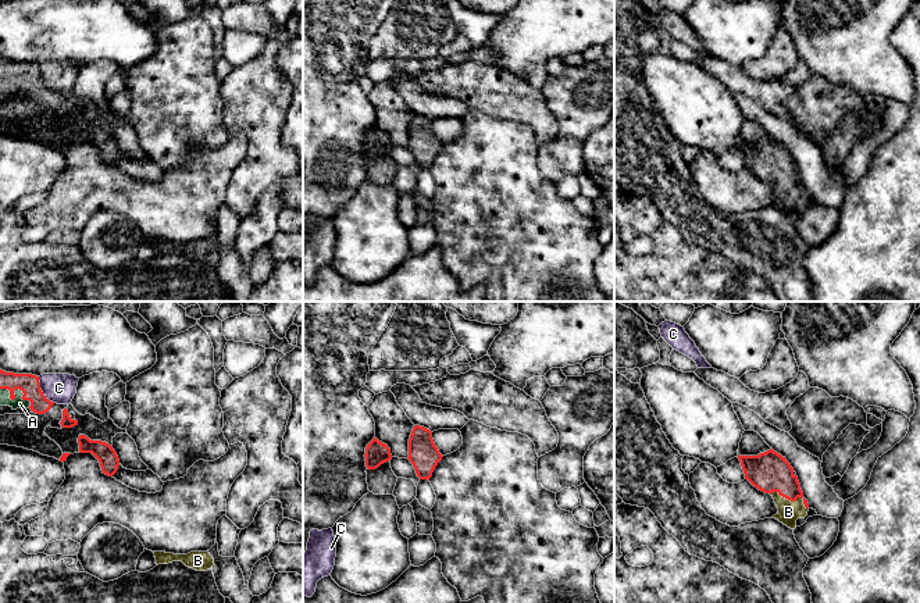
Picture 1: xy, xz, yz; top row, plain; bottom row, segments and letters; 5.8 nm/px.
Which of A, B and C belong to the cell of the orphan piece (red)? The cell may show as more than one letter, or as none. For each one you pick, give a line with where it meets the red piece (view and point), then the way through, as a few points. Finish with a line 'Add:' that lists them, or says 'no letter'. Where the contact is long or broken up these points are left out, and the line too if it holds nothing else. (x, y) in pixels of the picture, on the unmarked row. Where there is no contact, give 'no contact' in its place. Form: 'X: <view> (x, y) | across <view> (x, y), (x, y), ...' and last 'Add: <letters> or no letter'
A: xy (13, 81)
B: yz (791, 189) | across yz (769, 160), (784, 175), (791, 189), (788, 200)
Add: A, B

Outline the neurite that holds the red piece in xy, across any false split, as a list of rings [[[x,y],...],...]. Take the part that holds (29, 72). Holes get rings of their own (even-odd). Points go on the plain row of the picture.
[[[0,58],[0,94],[32,99],[28,104],[0,104],[0,133],[33,139],[63,151],[71,143],[64,142],[44,119],[47,114],[58,118],[78,114],[75,103],[67,99],[68,93],[53,92],[43,83],[39,65]]]

